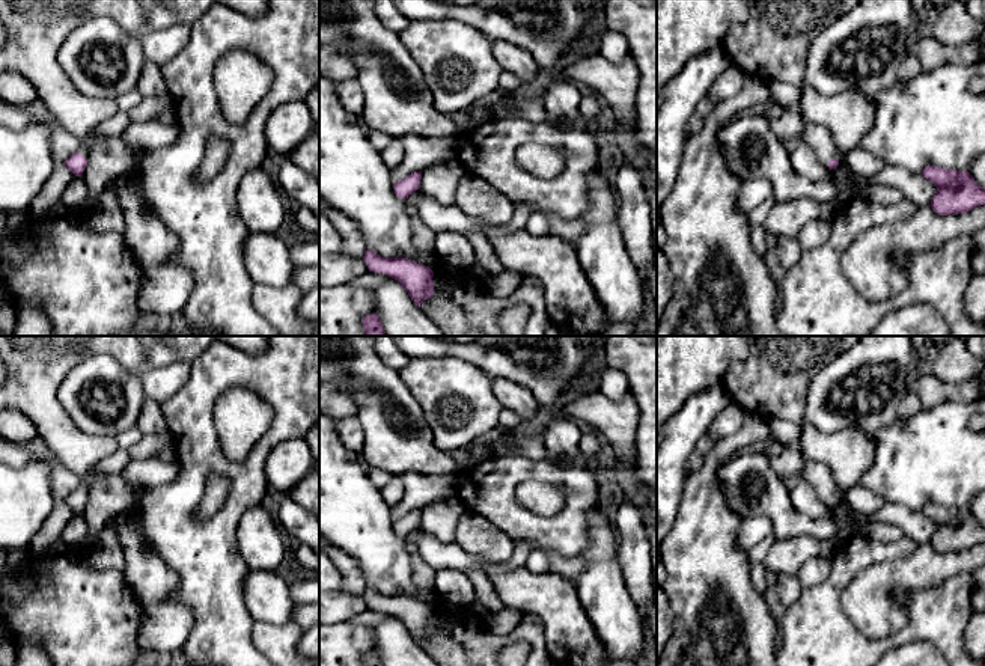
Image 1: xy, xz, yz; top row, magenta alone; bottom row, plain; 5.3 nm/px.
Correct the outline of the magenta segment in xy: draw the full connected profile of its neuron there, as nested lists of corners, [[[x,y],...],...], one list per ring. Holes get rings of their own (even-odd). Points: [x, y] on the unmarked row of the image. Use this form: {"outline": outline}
{"outline": [[[80,479],[78,488],[72,494],[69,494],[63,502],[75,514],[81,514],[81,511],[84,509],[84,506],[87,503],[87,496],[89,496],[87,481],[86,479]]]}

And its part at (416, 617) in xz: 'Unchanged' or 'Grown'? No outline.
Unchanged

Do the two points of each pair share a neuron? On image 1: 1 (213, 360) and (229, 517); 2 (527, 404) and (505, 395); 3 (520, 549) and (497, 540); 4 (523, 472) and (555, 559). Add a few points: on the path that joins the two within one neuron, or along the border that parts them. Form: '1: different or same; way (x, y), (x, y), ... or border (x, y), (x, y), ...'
1: same; way (202, 400), (202, 445), (235, 478)
2: same; way (521, 401), (511, 395)
3: different; border (515, 541), (512, 555), (502, 564)
4: different; border (518, 540), (533, 540), (545, 549), (579, 556)

